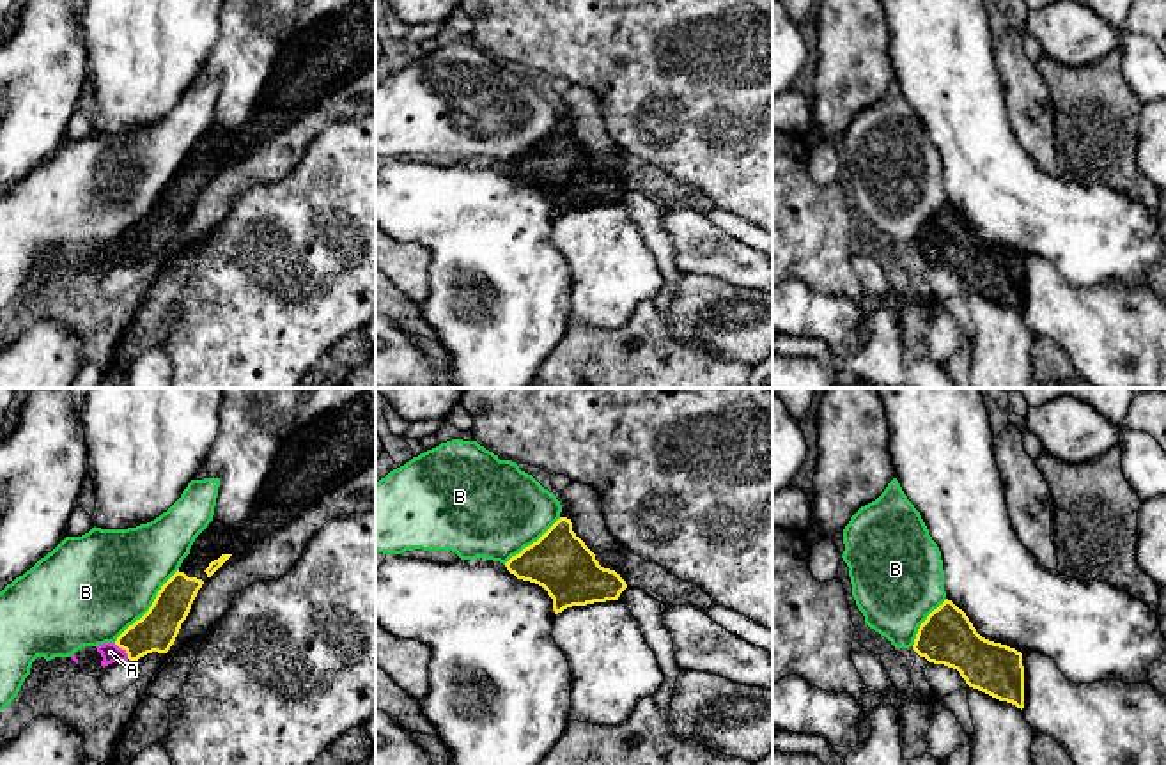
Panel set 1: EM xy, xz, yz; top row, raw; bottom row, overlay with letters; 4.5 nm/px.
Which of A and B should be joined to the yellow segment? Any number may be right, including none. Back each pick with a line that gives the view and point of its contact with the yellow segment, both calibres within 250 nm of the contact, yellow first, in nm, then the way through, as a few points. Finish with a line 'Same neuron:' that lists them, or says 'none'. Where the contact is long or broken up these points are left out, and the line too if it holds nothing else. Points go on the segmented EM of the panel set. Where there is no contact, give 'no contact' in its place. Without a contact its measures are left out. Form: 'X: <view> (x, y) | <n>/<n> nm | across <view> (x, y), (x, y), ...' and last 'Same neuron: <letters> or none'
A: xy (123, 649) | 190/90 nm
Same neuron: A

